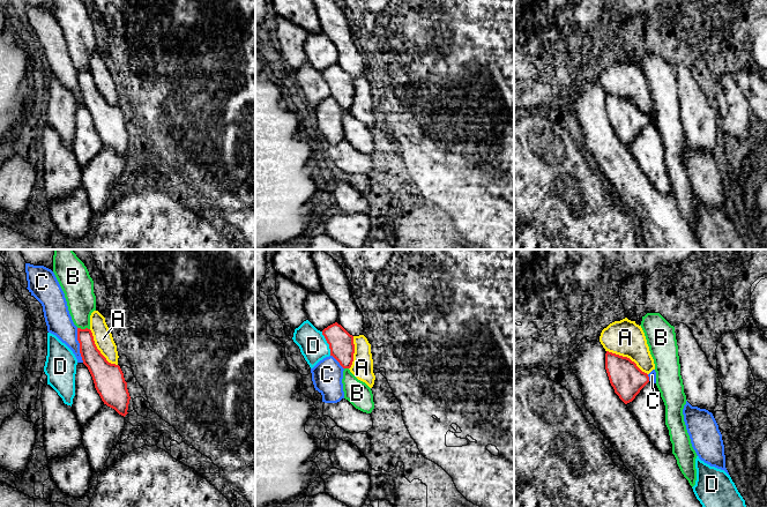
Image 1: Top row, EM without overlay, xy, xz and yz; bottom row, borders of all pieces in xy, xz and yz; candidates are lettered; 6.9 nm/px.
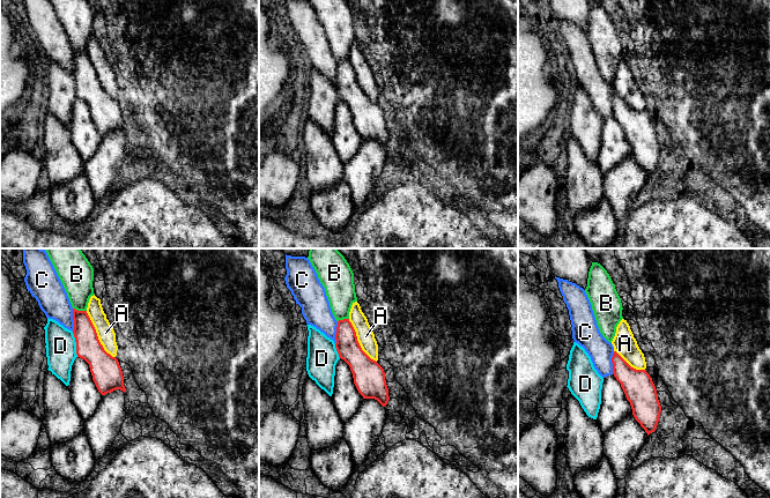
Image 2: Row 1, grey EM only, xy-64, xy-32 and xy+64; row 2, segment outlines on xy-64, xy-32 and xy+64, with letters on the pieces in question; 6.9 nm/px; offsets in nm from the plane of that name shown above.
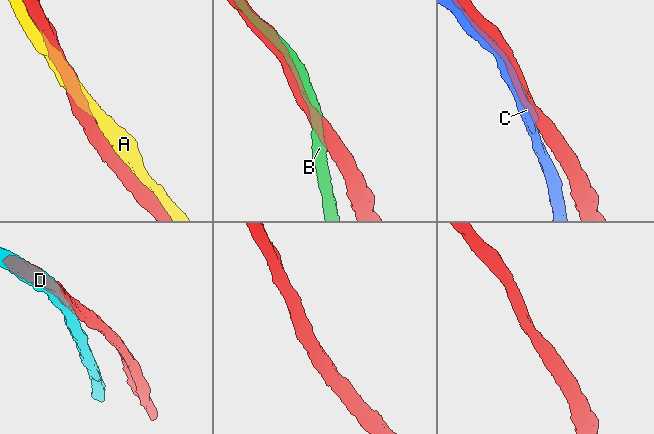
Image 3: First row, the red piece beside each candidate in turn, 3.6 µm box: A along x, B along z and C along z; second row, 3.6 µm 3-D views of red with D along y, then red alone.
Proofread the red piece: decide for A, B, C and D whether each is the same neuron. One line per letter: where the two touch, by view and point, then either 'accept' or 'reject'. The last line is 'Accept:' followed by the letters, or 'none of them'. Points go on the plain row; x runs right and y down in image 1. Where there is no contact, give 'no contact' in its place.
A: meets red in yz at (626, 98); reject
B: meets red in xy at (83, 71); reject
C: meets red in xy at (80, 87); reject
D: meets red in xz at (327, 83); reject
Accept: none of them

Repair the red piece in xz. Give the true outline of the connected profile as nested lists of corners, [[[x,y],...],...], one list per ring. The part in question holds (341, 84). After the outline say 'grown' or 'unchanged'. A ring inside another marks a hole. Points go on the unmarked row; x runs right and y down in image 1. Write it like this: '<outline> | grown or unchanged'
[[[337,64],[325,69],[322,76],[329,85],[330,97],[333,97],[343,110],[350,110],[355,95],[353,77]]] | unchanged

